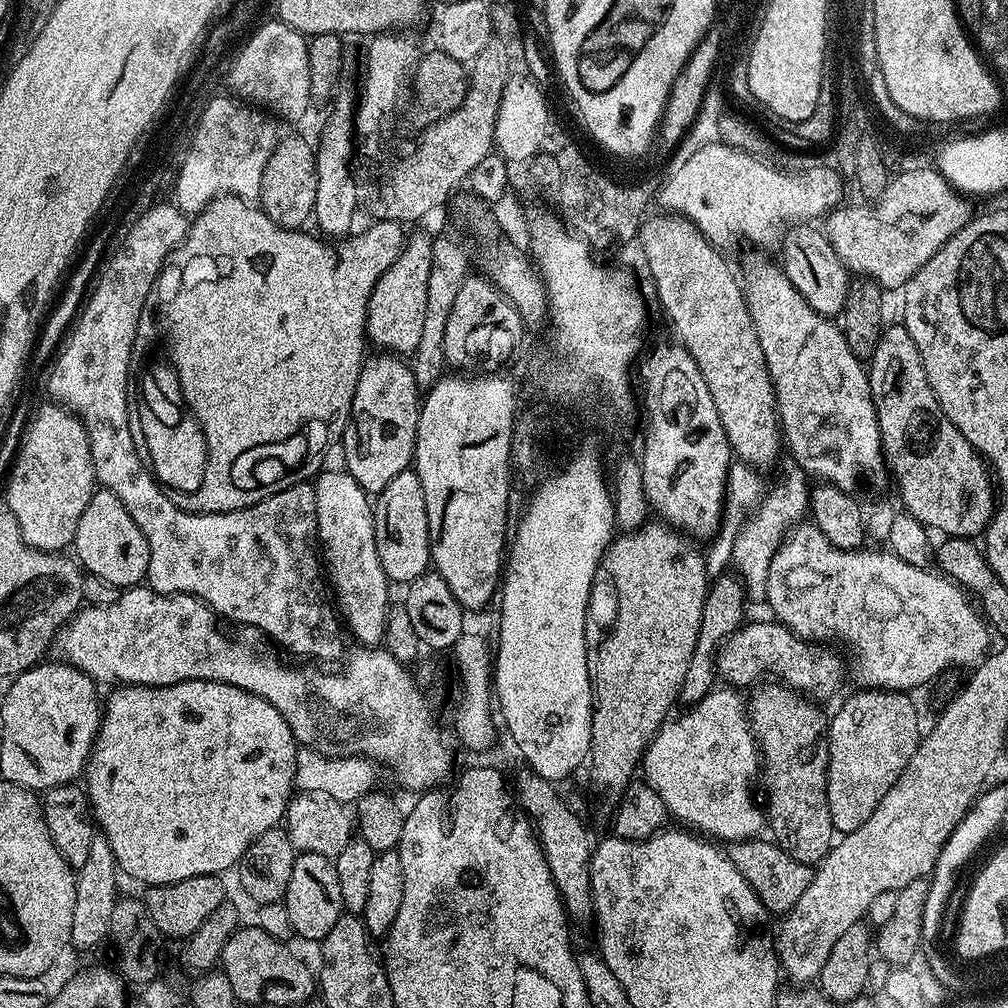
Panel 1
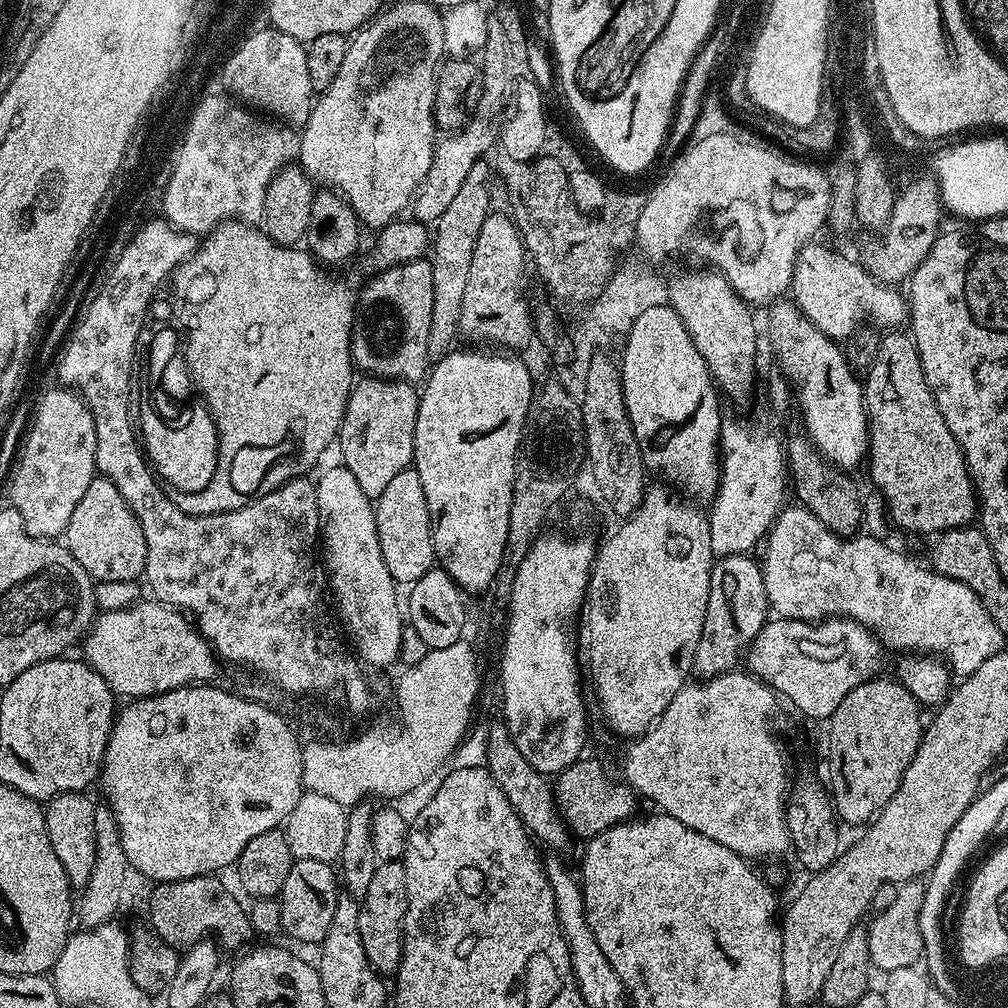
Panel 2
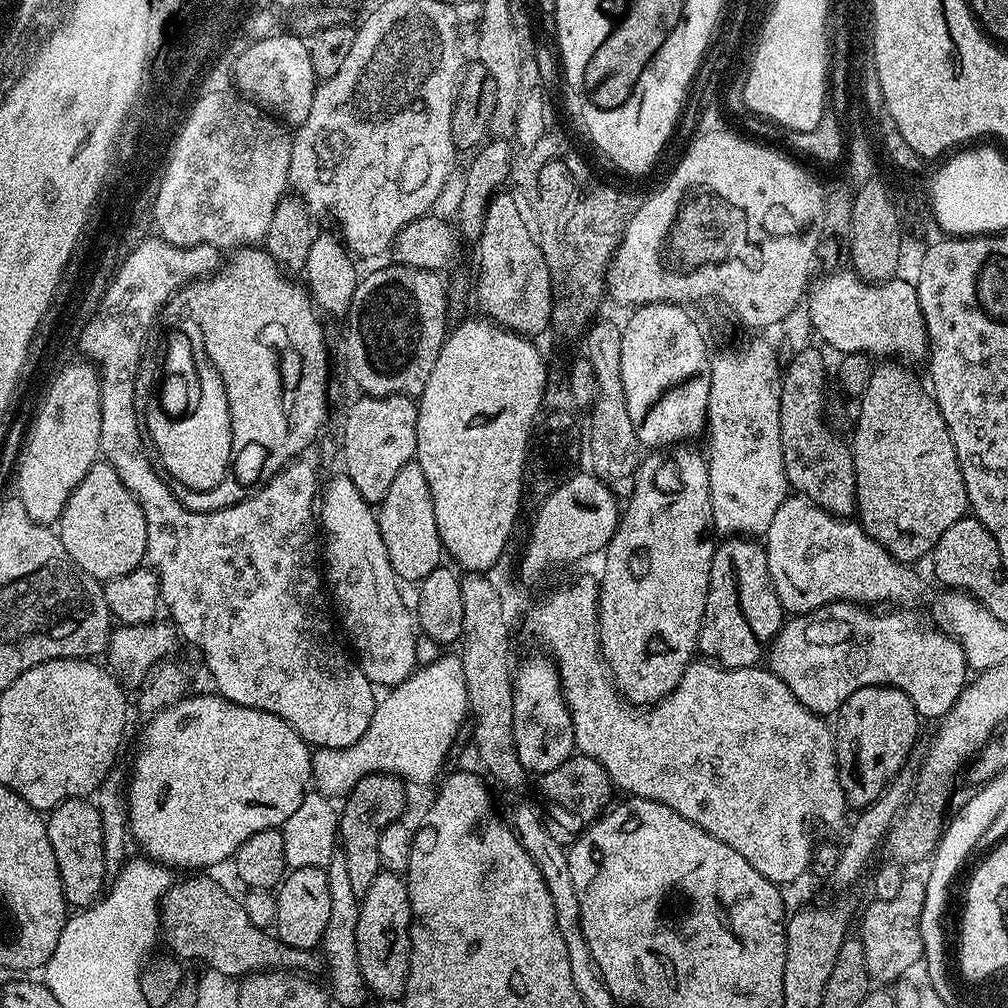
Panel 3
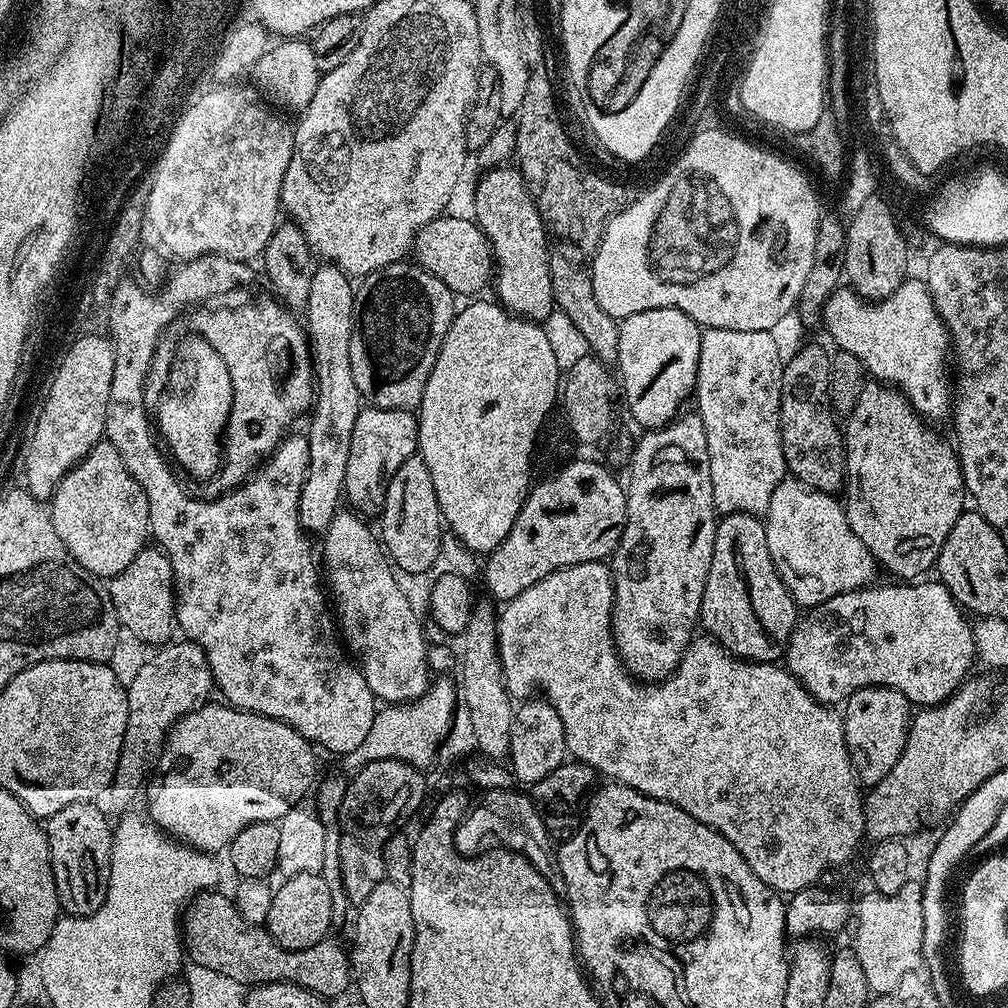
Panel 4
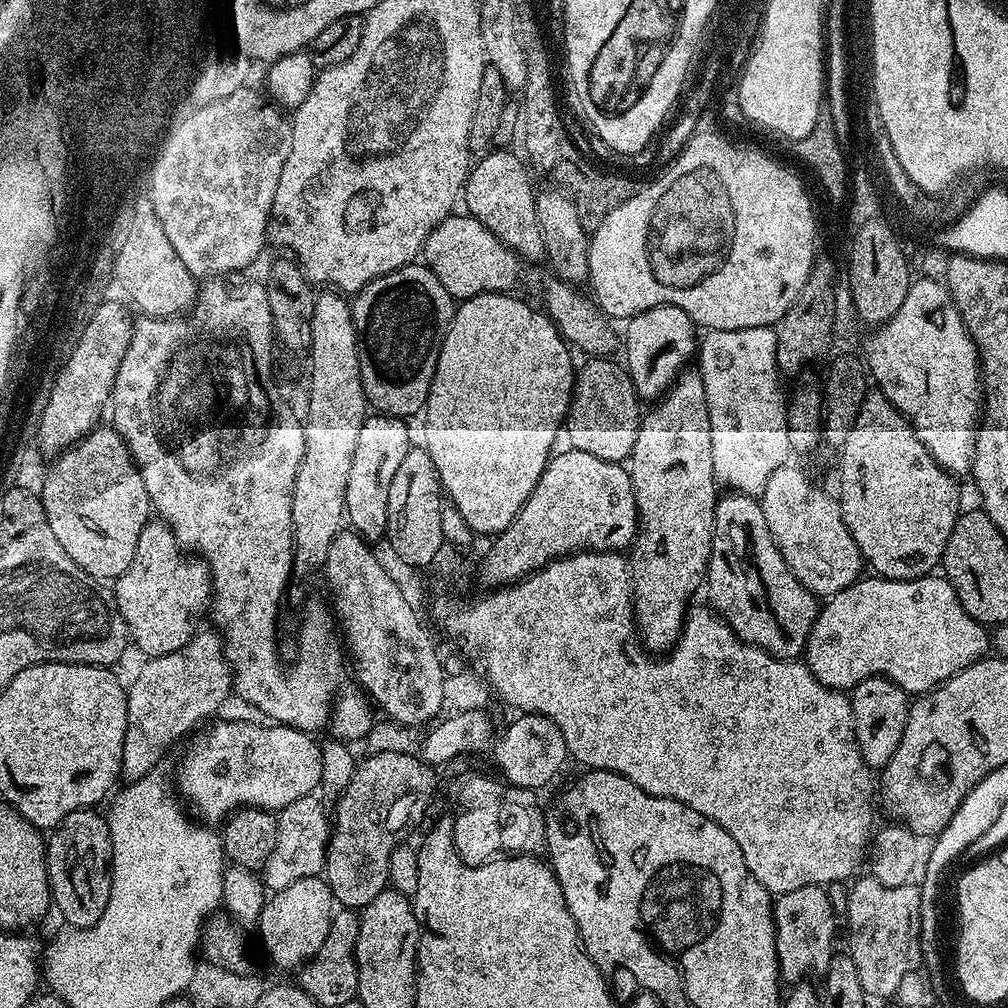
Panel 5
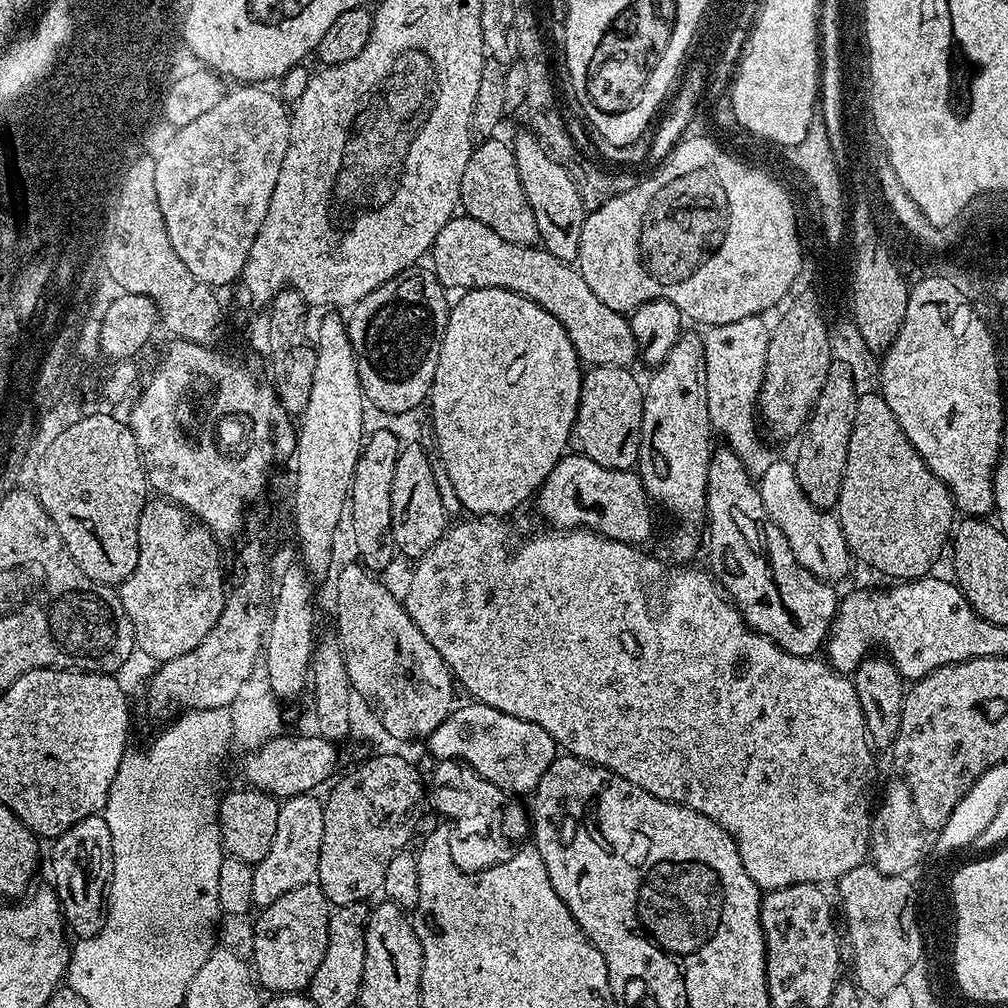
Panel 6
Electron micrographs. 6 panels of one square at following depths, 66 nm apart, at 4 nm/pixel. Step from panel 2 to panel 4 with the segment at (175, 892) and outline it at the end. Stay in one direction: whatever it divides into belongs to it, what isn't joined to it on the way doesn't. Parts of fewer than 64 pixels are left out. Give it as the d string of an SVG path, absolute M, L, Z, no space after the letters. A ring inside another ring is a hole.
M220 890L201 892L188 901L182 912L182 941L188 960L216 970L245 986L297 984L325 998L340 996L353 983L350 952L333 938L319 940L306 950L286 950L274 942L267 927L251 924L238 914L235 903Z

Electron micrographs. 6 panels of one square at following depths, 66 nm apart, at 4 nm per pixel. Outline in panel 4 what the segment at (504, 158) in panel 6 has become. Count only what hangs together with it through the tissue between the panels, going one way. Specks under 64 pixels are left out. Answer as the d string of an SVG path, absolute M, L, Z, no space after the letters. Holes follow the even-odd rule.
M499 166L489 169L480 185L476 188L476 216L475 223L479 224L484 236L488 239L488 247L492 249L494 261L494 288L496 284L496 296L500 307L505 308L513 316L519 316L533 322L544 322L551 312L554 312L554 297L552 294L552 275L550 274L550 246L544 237L546 225L540 218L540 212L536 209L536 201L528 192L528 186L524 182L524 176L519 167Z

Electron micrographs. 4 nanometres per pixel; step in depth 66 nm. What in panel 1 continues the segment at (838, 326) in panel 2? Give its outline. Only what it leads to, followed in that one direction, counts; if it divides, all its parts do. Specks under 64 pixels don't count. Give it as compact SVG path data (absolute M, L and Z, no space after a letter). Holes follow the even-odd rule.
M800 226L795 230L785 231L778 251L779 263L786 278L790 278L790 282L798 290L798 294L802 294L802 298L806 298L806 302L810 302L810 306L818 314L829 318L839 317L848 297L850 273L834 254L834 248L830 246L827 235L819 227Z

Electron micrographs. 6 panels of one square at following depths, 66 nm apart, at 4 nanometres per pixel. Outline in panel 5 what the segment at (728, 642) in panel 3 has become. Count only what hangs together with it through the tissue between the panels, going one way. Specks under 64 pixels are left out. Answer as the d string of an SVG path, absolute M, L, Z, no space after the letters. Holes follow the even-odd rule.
M741 494L721 495L716 502L714 518L714 534L712 535L712 557L708 560L706 592L713 612L721 616L734 630L740 640L745 640L771 656L780 660L795 660L803 653L808 644L808 635L816 621L818 598L790 570L786 558L778 550L774 542L774 534L770 534L770 526L766 526L766 514L762 514L759 499ZM723 552L745 552L752 559L752 568L756 572L748 572L748 560L744 556L720 556Z

